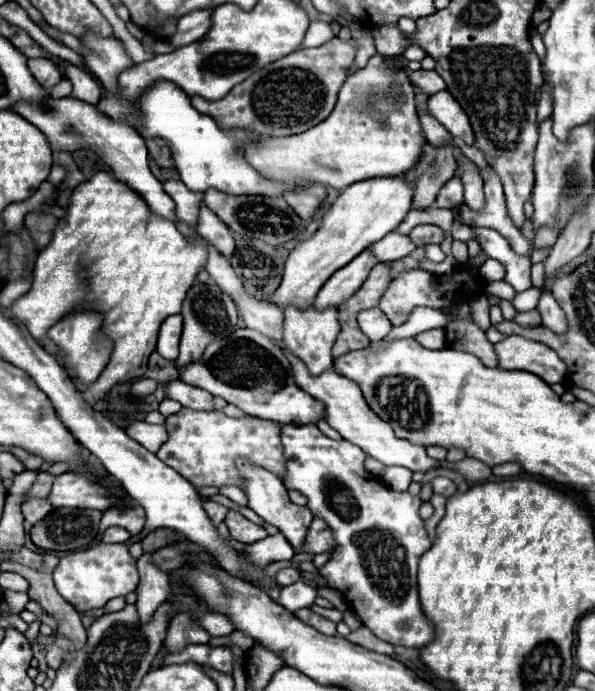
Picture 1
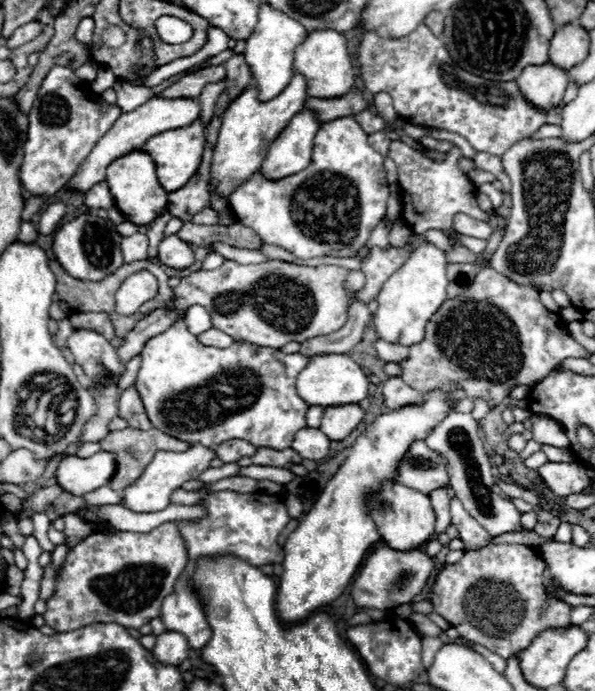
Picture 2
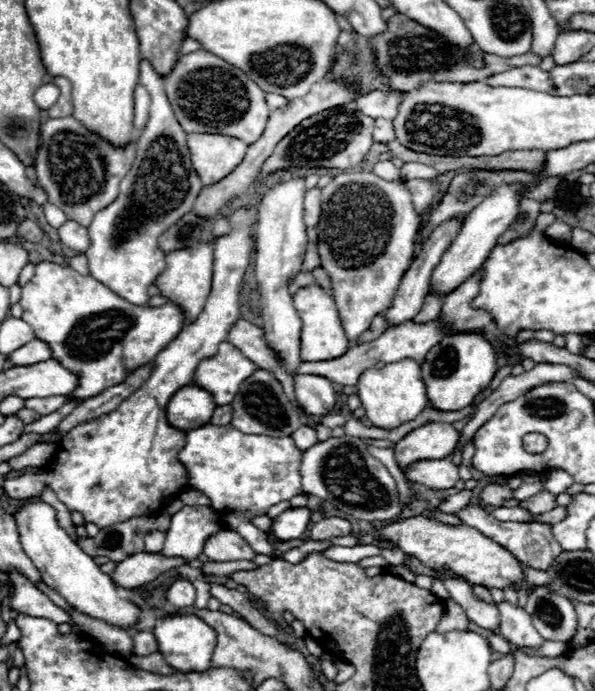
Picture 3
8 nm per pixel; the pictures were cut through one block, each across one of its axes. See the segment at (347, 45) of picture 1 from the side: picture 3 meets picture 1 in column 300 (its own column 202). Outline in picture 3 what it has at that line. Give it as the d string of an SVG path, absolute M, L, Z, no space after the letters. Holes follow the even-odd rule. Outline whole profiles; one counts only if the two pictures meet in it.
M196 50L182 56L172 74L164 80L164 90L178 122L186 132L236 136L250 144L260 138L270 116L264 90L254 86L242 70L206 50Z

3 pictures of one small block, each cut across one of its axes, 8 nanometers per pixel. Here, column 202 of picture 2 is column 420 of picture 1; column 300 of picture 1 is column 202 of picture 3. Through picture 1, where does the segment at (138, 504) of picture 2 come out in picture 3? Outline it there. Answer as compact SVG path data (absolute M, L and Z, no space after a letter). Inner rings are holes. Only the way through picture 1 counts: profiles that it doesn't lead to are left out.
M222 342L218 354L198 366L194 374L194 382L202 390L212 394L216 406L226 406L232 404L240 384L254 370L256 370L254 362L244 358L244 354L236 346Z

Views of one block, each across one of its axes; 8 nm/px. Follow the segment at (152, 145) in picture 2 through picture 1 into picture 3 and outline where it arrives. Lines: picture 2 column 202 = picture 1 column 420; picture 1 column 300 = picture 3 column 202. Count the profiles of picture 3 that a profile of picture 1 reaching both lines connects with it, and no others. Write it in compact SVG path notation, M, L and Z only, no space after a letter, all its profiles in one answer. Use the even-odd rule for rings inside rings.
M188 134L190 160L202 184L214 184L228 176L242 162L248 144L222 134Z

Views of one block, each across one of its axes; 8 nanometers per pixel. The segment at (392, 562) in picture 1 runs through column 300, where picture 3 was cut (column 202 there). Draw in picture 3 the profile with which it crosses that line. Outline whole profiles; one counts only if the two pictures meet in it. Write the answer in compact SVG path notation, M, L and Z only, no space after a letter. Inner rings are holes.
M204 424L186 430L186 444L178 452L178 460L186 468L188 486L202 492L210 500L210 508L222 520L224 530L238 532L256 554L276 556L276 548L268 534L258 530L252 520L266 516L270 506L290 500L302 492L300 486L300 460L302 450L290 438L270 438L258 434L242 434L228 426Z

